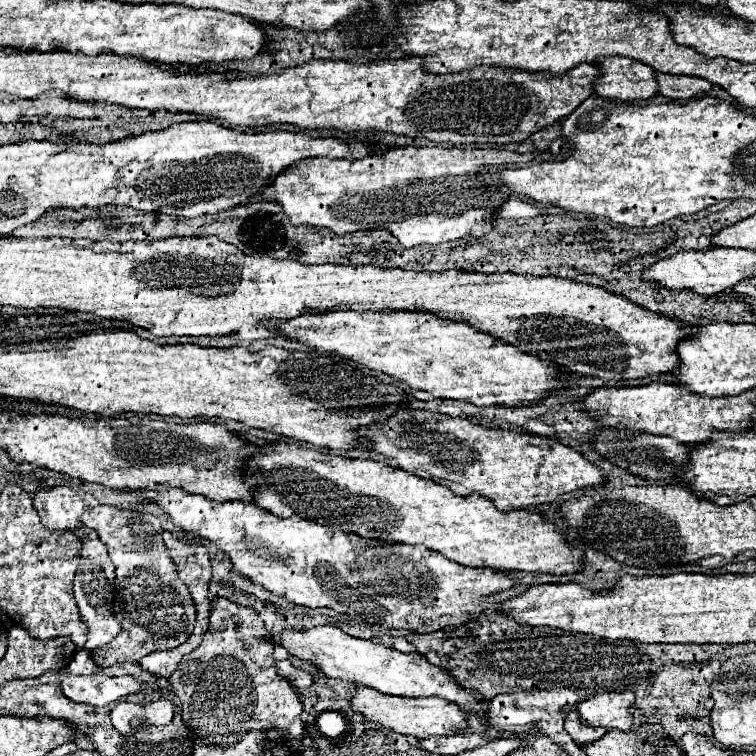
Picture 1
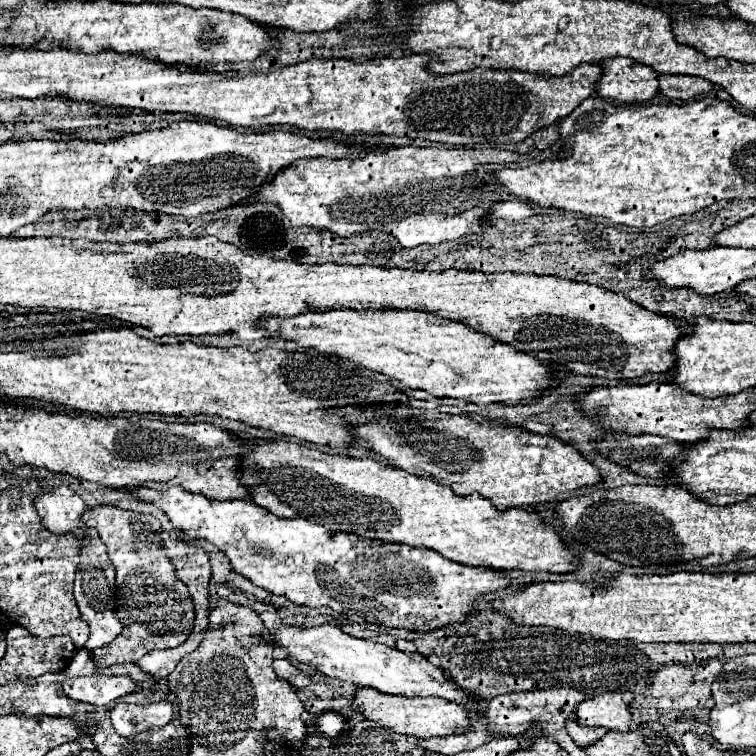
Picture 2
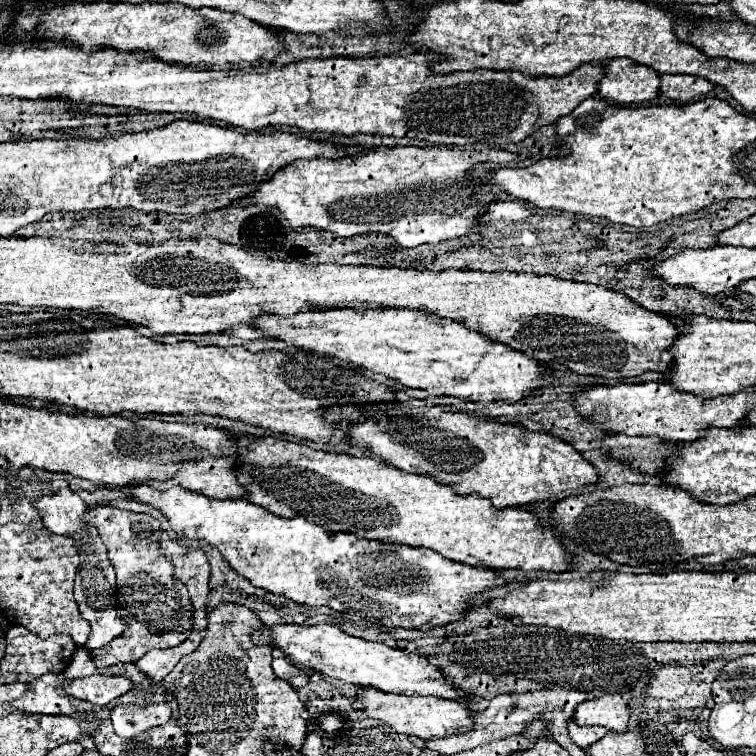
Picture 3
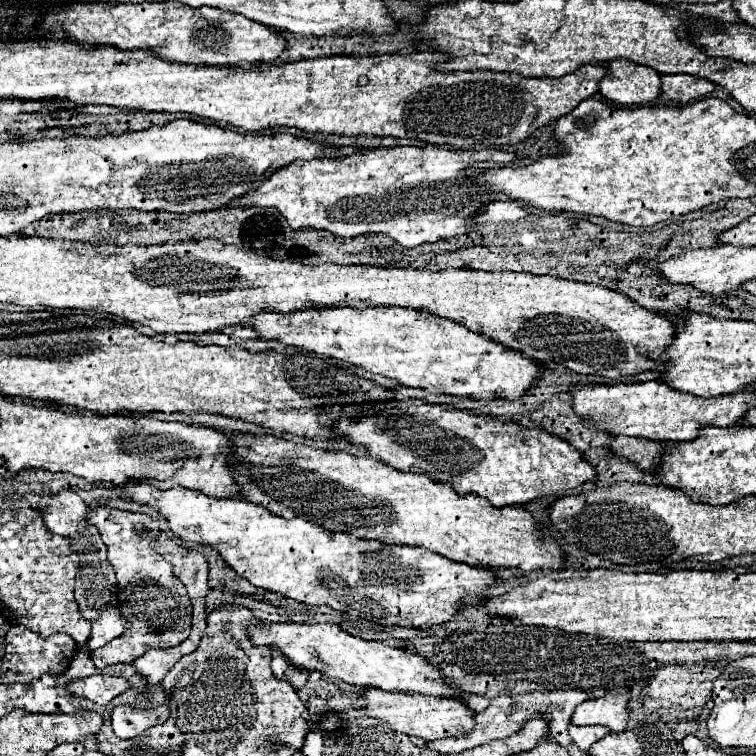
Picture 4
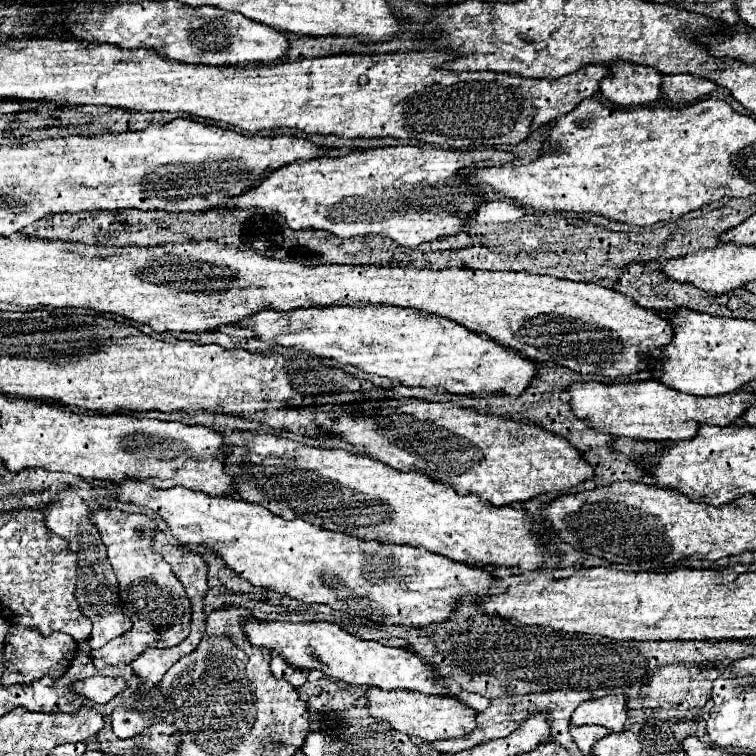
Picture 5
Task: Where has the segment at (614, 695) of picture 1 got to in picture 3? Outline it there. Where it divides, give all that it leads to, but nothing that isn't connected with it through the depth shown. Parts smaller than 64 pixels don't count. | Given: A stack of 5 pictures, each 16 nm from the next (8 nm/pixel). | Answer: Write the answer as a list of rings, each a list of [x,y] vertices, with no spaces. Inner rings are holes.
[[[630,692],[624,694],[604,694],[592,700],[578,704],[574,718],[580,726],[604,726],[614,732],[626,732],[630,722],[628,702],[632,700]]]

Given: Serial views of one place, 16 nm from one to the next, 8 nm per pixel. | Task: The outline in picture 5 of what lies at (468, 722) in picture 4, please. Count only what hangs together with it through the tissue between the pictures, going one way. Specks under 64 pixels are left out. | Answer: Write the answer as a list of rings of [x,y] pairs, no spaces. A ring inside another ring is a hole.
[[[368,688],[364,700],[370,716],[388,722],[396,732],[422,738],[424,742],[460,738],[476,728],[476,712],[458,698],[448,696],[424,696],[420,692],[384,692],[380,688]]]

